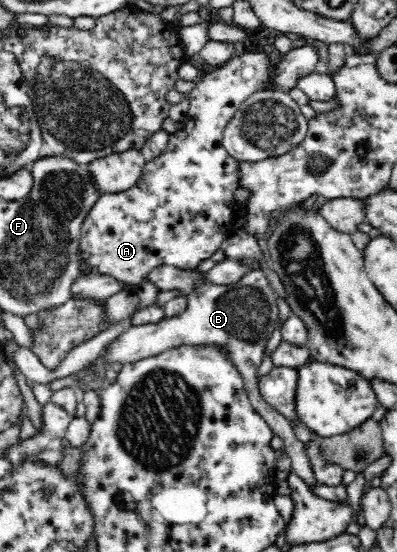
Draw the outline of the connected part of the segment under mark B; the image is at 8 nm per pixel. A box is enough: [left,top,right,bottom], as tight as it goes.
[99,266,318,489]

